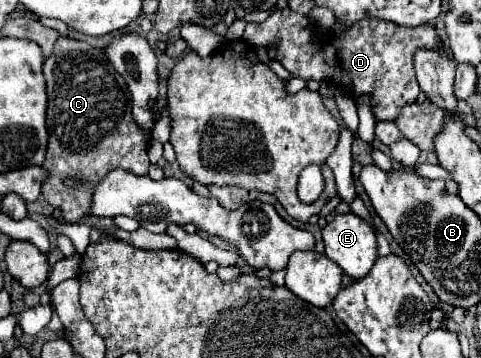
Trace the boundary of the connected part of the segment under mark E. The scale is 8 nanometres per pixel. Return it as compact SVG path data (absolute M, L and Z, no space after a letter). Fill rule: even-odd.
M354 213L336 215L330 223L326 223L322 229L322 239L326 245L326 257L332 259L334 263L338 263L342 267L342 271L346 275L350 275L352 279L362 279L372 269L372 265L378 257L376 235L374 235L372 225Z

